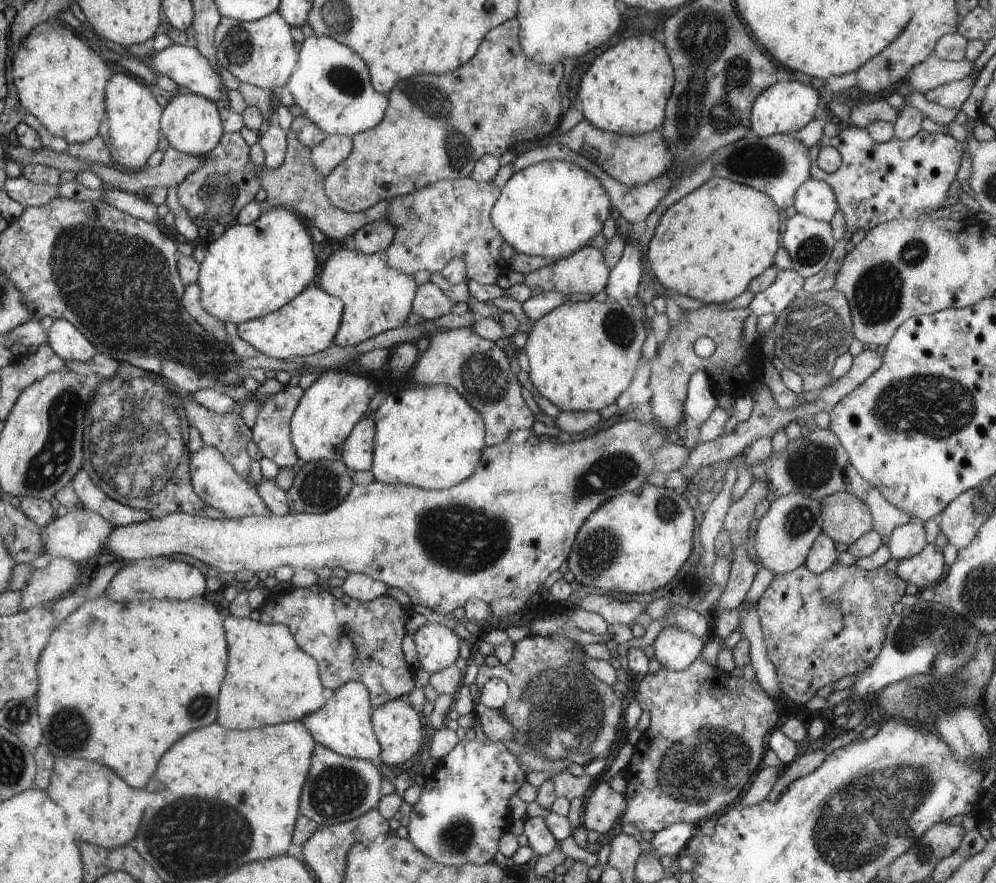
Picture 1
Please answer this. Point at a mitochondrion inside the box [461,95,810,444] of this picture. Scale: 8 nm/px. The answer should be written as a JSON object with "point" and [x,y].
{"point":[751,160]}

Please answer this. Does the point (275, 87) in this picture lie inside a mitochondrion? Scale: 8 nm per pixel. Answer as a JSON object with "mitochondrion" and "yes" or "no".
{"mitochondrion":"no"}

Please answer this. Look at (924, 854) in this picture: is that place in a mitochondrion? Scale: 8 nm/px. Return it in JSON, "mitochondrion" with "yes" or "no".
{"mitochondrion":"yes"}

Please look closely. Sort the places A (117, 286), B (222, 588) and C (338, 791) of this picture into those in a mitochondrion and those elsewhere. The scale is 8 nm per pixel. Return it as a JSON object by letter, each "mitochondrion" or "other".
{"A":"mitochondrion","B":"other","C":"mitochondrion"}

